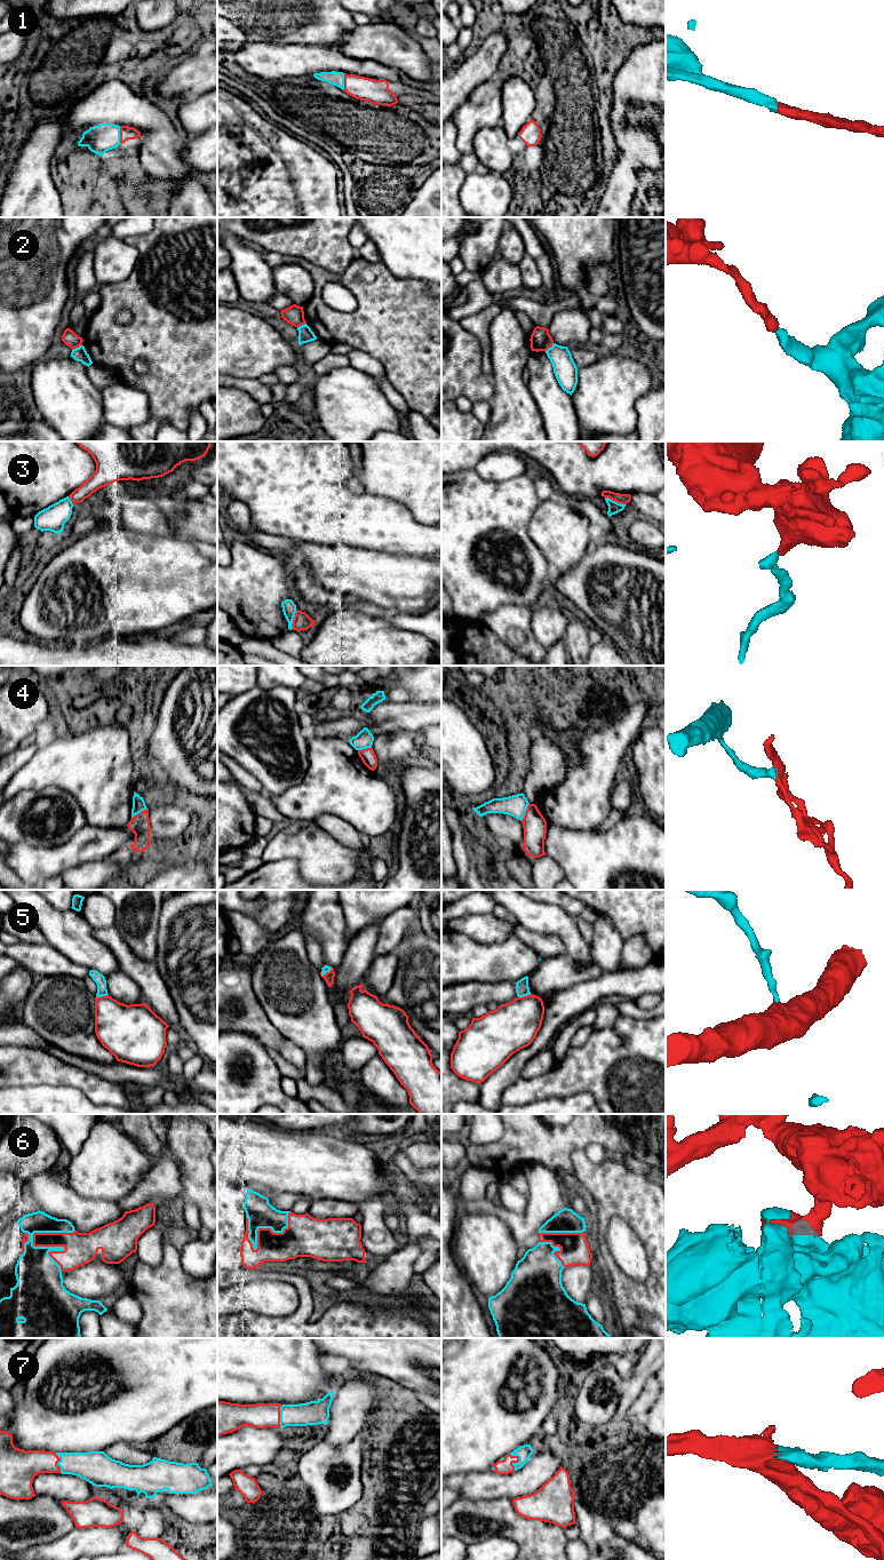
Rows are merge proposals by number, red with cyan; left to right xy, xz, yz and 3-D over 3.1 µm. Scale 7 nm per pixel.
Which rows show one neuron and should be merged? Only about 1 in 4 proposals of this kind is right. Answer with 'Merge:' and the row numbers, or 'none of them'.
Merge: 1, 6, 7

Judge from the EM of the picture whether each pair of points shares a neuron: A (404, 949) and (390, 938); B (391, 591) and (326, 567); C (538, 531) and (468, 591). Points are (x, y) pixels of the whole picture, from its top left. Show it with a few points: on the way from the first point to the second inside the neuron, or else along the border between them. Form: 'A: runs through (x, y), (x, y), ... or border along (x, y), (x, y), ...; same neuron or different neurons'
A: border along (416, 924), (395, 950); different neurons
B: runs through (375, 578), (342, 568); same neuron
C: border along (534, 510), (528, 524), (528, 536), (546, 558); different neurons

